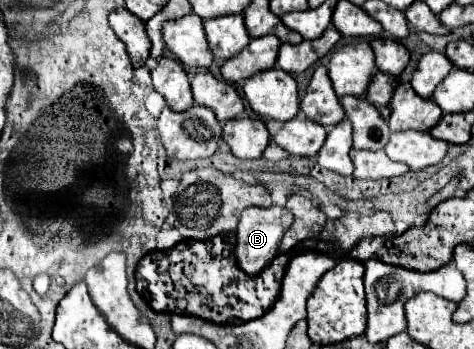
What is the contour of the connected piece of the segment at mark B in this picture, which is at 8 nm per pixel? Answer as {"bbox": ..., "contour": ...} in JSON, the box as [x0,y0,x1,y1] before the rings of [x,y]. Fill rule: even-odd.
{"bbox":[237,206,293,276],"contour":[[[271,206],[271,208],[245,208],[239,218],[237,226],[237,260],[239,266],[249,272],[251,276],[261,272],[279,252],[279,244],[283,234],[293,224],[293,214],[283,206]]]}

